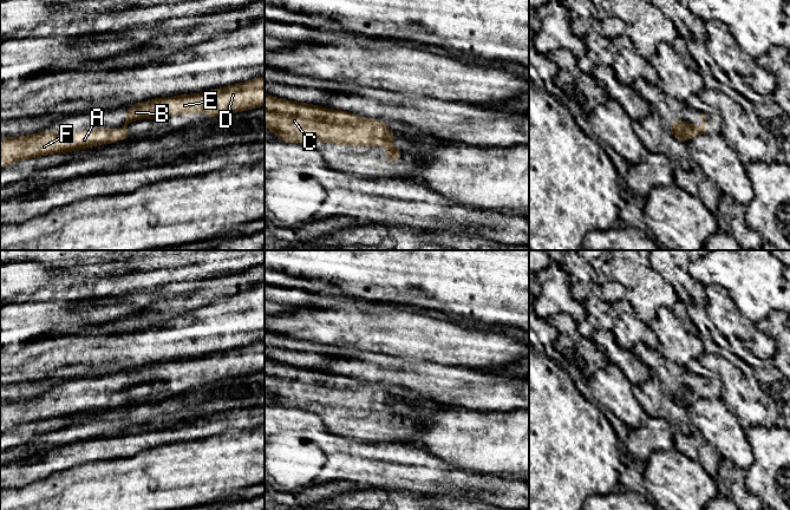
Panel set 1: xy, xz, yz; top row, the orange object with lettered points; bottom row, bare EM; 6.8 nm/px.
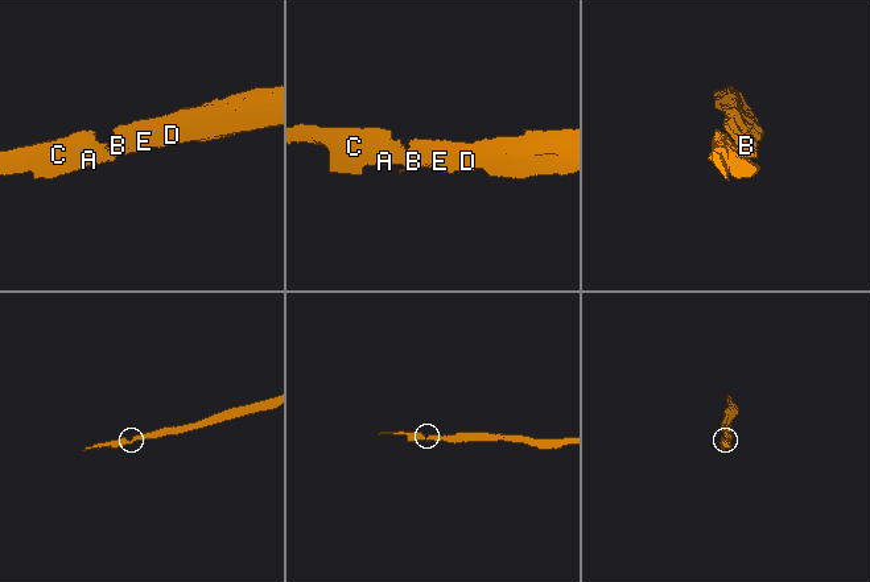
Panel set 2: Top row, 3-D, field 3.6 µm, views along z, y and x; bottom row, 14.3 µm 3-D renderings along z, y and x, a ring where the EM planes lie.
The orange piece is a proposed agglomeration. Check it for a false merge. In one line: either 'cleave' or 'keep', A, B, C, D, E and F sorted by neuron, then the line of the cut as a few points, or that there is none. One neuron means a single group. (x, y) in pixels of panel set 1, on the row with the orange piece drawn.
keep | A B C D E F | no cut

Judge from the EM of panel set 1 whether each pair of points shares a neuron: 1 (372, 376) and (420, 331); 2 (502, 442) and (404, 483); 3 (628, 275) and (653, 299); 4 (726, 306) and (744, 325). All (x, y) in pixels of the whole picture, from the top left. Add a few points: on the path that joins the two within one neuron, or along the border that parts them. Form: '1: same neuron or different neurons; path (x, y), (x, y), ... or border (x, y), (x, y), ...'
1: different neurons; border (366, 351), (399, 355), (411, 361), (420, 361)
2: different neurons; border (425, 450), (464, 470)
3: same neuron; path (634, 280), (647, 293)
4: same neuron; path (730, 311), (739, 320)

